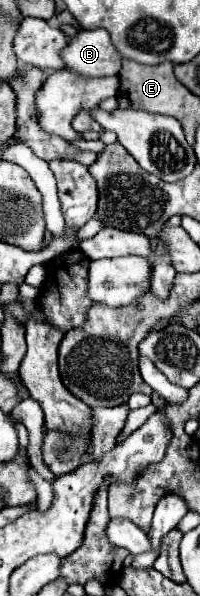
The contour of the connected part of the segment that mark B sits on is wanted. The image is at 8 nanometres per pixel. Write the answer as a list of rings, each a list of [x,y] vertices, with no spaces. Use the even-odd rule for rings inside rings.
[[[82,29],[64,47],[62,61],[68,71],[80,77],[108,77],[118,75],[122,57],[112,47],[108,31]]]

